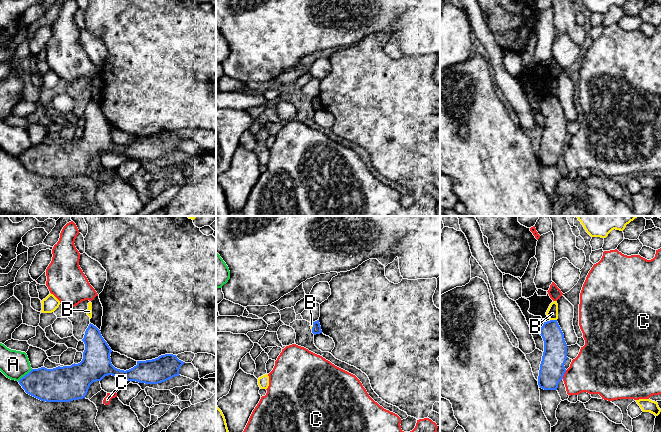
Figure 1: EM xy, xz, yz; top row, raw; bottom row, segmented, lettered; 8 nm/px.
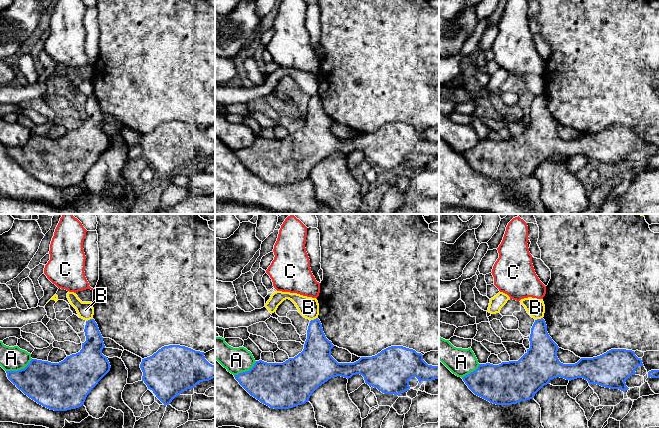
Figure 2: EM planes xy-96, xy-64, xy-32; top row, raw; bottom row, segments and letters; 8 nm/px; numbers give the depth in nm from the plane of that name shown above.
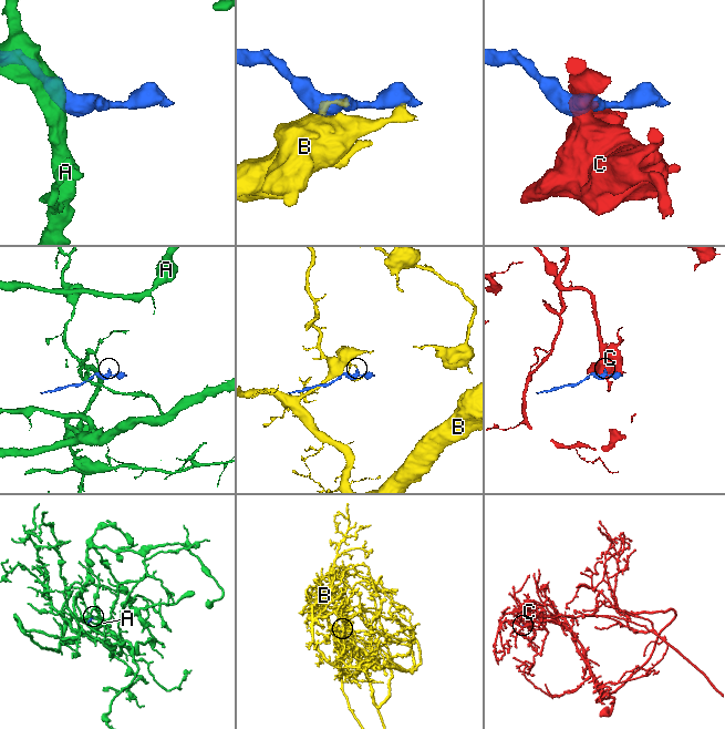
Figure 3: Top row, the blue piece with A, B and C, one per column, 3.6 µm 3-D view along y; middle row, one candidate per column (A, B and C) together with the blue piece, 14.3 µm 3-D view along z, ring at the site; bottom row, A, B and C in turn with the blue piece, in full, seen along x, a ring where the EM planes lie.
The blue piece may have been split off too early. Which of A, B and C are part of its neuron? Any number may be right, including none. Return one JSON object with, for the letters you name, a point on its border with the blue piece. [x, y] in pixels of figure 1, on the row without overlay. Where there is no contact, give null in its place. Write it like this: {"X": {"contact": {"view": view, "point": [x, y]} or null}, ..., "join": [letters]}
{"join": []}

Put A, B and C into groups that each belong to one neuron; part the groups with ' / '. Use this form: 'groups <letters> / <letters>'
groups A / B / C

